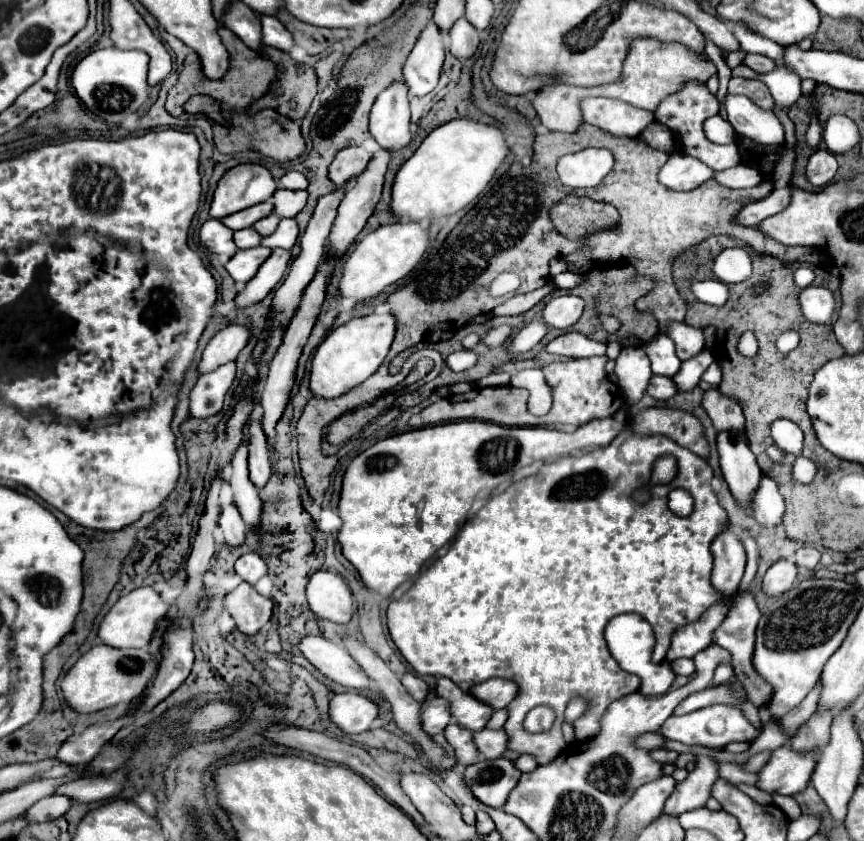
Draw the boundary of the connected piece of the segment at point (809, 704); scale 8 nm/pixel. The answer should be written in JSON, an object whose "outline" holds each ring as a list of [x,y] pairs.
{"outline":[[[818,681],[816,687],[806,695],[806,699],[804,699],[796,709],[792,709],[786,717],[782,717],[782,727],[784,727],[784,731],[786,731],[790,737],[792,737],[794,731],[796,731],[802,723],[806,723],[806,721],[810,719],[810,715],[816,711],[820,693],[822,693],[822,683]]]}

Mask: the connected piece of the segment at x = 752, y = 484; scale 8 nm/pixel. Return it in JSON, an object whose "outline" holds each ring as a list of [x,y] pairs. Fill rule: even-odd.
{"outline":[[[718,433],[718,451],[724,479],[736,503],[750,509],[750,497],[754,497],[754,489],[758,489],[758,481],[762,479],[762,471],[756,465],[752,451],[744,437],[734,437],[730,433]]]}

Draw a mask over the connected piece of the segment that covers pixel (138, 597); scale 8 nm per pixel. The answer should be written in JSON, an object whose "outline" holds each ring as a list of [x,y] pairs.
{"outline":[[[152,587],[134,589],[132,593],[120,597],[118,603],[110,609],[110,613],[104,617],[104,621],[100,625],[98,637],[102,643],[106,643],[110,647],[118,647],[118,649],[148,647],[156,629],[168,617],[168,613],[170,613],[170,605],[166,601],[162,601],[158,591],[154,591]]]}

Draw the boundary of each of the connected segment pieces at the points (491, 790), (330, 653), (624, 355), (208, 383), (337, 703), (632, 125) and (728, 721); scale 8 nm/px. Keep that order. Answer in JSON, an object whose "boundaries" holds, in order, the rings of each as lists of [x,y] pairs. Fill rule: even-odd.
{"boundaries":[[[[506,757],[480,761],[464,771],[464,779],[474,797],[490,807],[502,807],[506,803],[506,797],[518,783],[520,775],[522,773],[516,769],[516,765]]],[[[308,635],[300,641],[300,651],[320,673],[340,683],[342,687],[352,687],[352,689],[372,687],[368,675],[342,645],[336,645],[320,635]]],[[[622,347],[620,355],[616,357],[614,373],[618,375],[618,385],[624,397],[634,403],[646,391],[646,385],[652,377],[650,361],[642,347]]],[[[236,363],[220,365],[218,369],[200,375],[198,383],[190,393],[190,415],[194,417],[212,417],[220,413],[224,405],[224,397],[236,377]]],[[[338,693],[338,695],[334,695],[334,697],[330,699],[330,709],[328,709],[328,713],[330,713],[330,719],[332,719],[344,733],[354,735],[354,733],[362,733],[362,731],[368,731],[368,729],[370,729],[370,723],[378,717],[378,707],[376,707],[370,699],[362,697],[360,693]]],[[[590,97],[582,101],[584,121],[600,127],[612,135],[638,137],[655,120],[654,113],[634,109],[624,101],[614,101],[606,97]]],[[[712,705],[712,707],[682,715],[682,717],[672,715],[662,725],[662,735],[666,739],[674,739],[684,745],[704,745],[704,747],[724,747],[732,741],[752,743],[758,737],[758,733],[760,731],[744,717],[744,713],[740,709],[726,707],[726,705]]]]}

